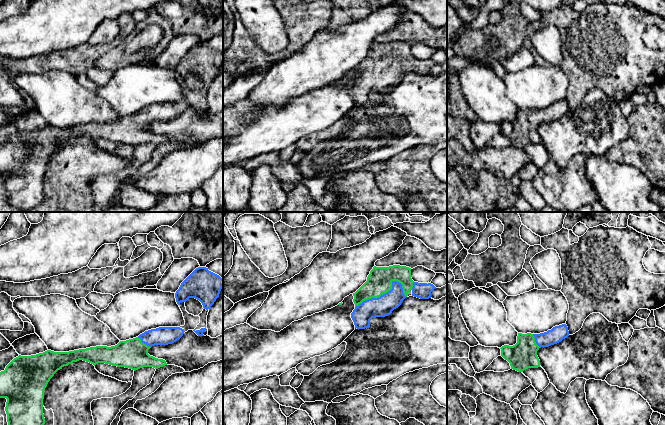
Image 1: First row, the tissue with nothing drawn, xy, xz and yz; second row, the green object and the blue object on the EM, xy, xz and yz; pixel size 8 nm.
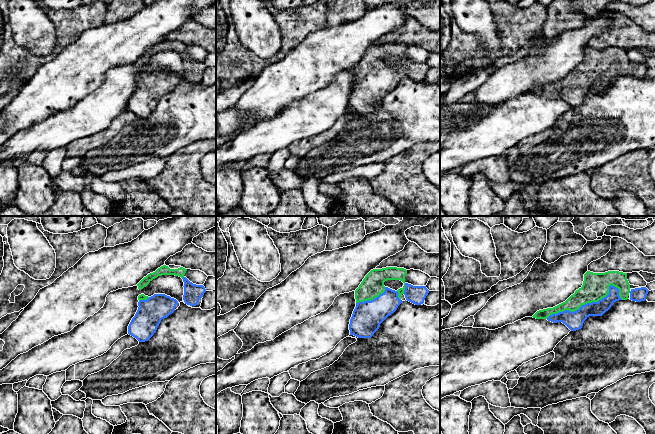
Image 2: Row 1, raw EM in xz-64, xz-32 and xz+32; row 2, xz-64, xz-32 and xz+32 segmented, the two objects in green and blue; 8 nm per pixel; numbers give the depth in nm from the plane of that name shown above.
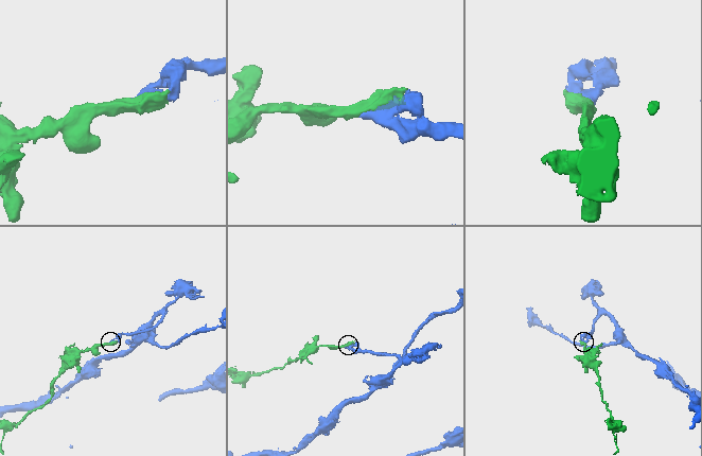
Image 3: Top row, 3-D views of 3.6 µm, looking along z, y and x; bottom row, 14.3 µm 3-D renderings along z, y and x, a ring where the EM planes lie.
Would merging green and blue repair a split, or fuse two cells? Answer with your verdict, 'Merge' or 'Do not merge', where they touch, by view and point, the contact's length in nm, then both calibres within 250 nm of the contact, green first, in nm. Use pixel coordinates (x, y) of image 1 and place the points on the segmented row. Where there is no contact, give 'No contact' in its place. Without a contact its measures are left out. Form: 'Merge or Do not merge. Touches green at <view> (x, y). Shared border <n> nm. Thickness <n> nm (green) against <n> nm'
Merge. Touches green at xz (381, 294). Shared border 420 nm. Thickness 200 nm (green) against 160 nm

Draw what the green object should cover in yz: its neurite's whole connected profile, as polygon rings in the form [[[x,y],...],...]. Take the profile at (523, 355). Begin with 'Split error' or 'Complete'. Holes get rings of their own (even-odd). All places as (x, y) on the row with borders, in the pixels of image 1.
Split error. [[[566,324],[553,327],[540,334],[518,333],[517,343],[513,346],[504,345],[501,356],[510,363],[511,369],[523,372],[528,368],[540,367],[537,351],[541,347],[548,347],[561,342],[569,336]]]

